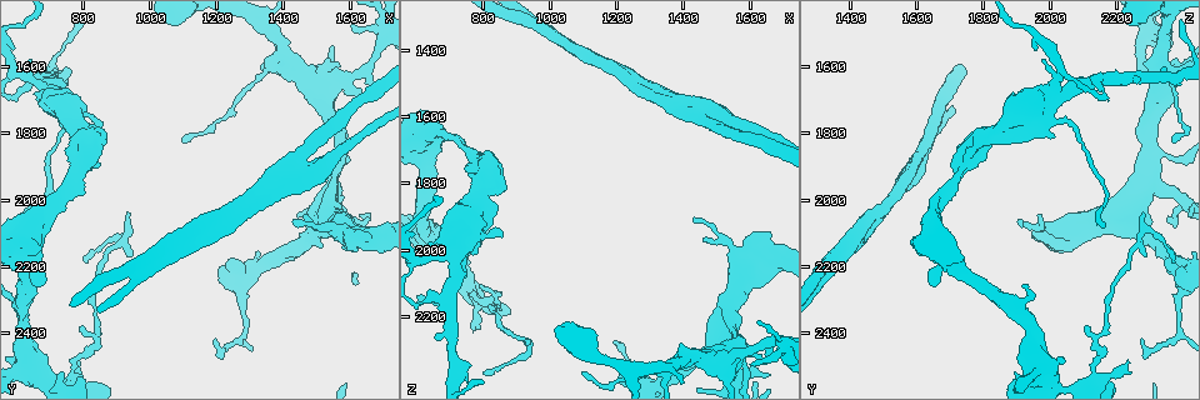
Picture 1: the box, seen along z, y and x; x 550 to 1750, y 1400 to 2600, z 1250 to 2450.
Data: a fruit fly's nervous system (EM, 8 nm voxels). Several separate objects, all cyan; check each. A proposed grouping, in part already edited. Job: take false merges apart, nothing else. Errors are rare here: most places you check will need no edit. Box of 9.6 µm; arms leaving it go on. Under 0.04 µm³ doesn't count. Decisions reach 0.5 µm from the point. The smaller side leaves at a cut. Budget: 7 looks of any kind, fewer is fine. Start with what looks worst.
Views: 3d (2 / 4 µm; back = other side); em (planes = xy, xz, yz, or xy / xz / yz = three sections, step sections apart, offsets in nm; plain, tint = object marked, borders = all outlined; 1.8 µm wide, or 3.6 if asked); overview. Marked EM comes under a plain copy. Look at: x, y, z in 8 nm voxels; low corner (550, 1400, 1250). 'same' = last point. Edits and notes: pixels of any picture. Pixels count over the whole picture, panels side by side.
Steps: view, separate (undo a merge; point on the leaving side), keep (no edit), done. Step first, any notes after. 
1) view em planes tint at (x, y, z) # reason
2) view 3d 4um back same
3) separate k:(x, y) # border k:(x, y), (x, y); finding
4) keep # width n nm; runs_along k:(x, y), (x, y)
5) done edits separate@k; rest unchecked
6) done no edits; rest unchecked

view em planes tint at (700, 1640, 2140) # branch point

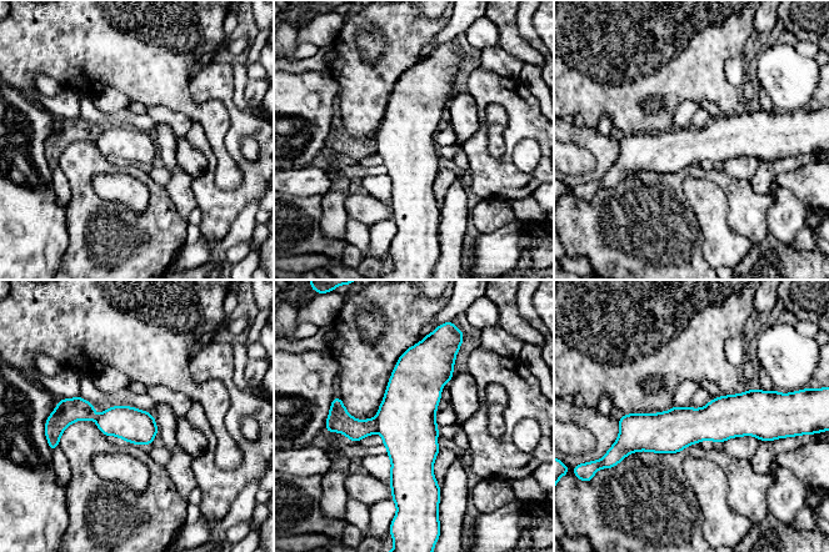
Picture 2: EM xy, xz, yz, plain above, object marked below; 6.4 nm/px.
keep # runs_along 2:(420, 345), (408, 495); all the same neuron

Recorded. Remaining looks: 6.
view em 3.6um planes tint at (620, 2460, 1950) # thin arm on a thick one

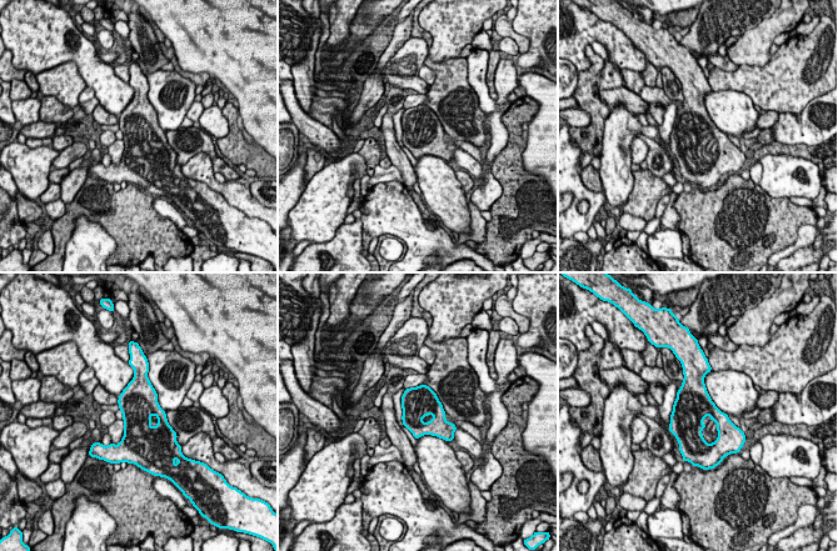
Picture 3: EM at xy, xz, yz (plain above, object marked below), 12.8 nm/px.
keep # continuous, no second neuron

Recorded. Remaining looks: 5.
view 3d 4um at (1470, 1940, 1580) # thin neck

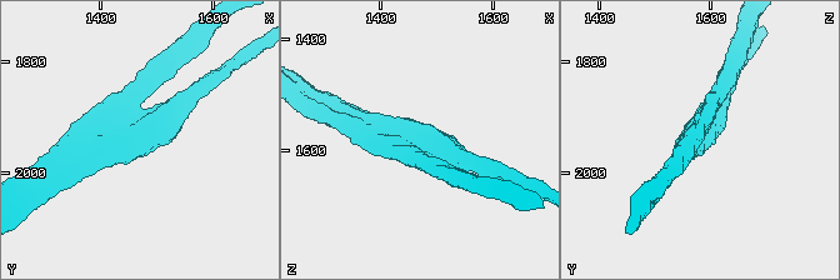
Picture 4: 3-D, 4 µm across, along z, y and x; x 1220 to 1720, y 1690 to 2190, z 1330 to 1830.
view em planes tint at (1475, 1935, 1580) # arms 4

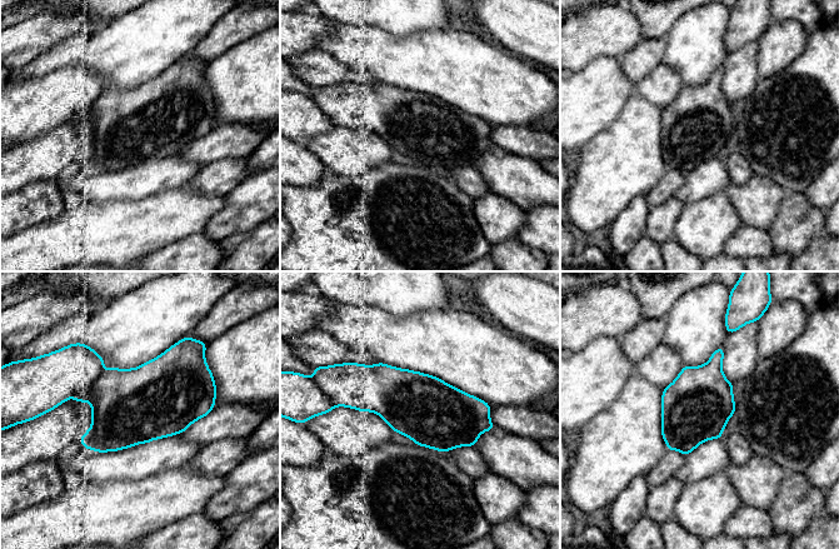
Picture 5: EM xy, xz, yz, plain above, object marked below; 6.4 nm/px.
separate 5:(126, 404) # a second neuron is stuck on

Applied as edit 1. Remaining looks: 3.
done edits separate@5; rest unchecked

